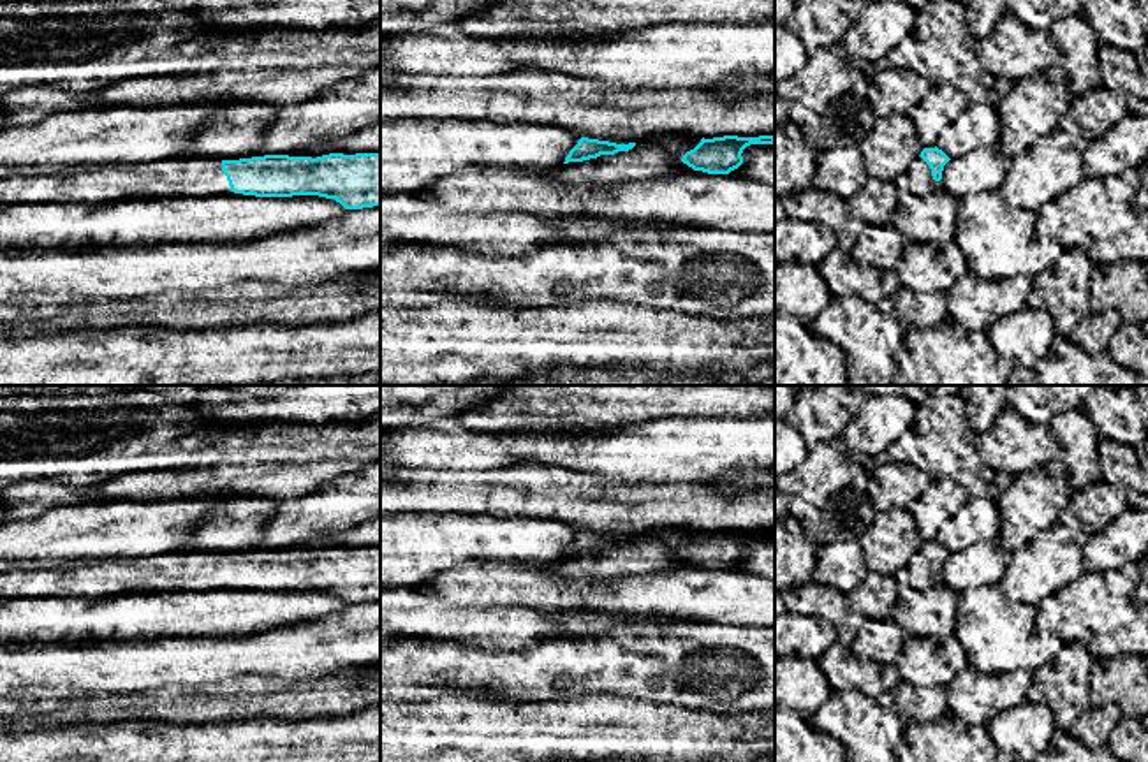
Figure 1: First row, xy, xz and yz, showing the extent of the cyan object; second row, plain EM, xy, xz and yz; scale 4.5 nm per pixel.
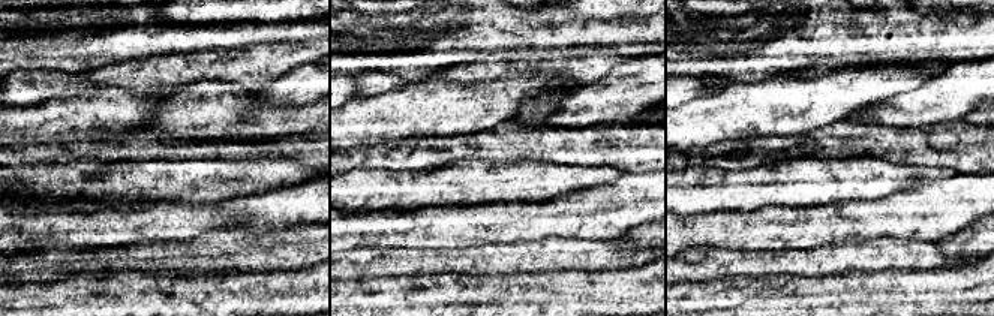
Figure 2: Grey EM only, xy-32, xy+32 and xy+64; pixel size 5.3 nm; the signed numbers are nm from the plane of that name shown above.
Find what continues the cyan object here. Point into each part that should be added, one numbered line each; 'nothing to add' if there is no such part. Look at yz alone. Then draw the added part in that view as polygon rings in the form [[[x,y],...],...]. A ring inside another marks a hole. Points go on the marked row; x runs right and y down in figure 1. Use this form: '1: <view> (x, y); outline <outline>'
1: yz (918, 176); outline [[[916,157],[910,162],[910,167],[896,178],[896,187],[900,187],[901,180],[907,183],[909,190],[914,192],[917,197],[924,197],[942,188],[942,181],[933,180],[930,165],[921,157]]]

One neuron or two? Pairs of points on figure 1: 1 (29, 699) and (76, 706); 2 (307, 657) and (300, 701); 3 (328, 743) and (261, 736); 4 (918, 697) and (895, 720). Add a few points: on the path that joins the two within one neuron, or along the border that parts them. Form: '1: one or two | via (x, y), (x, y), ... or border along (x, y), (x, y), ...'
1: one | via (41, 704), (64, 706)
2: two | border along (344, 667), (323, 676), (280, 678), (263, 674)
3: one | via (312, 743), (277, 741)
4: two | border along (875, 699), (909, 722)

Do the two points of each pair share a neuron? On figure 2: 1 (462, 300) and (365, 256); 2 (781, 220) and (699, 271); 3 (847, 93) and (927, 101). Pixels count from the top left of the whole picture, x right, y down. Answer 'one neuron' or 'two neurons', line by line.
1: two neurons
2: two neurons
3: two neurons

